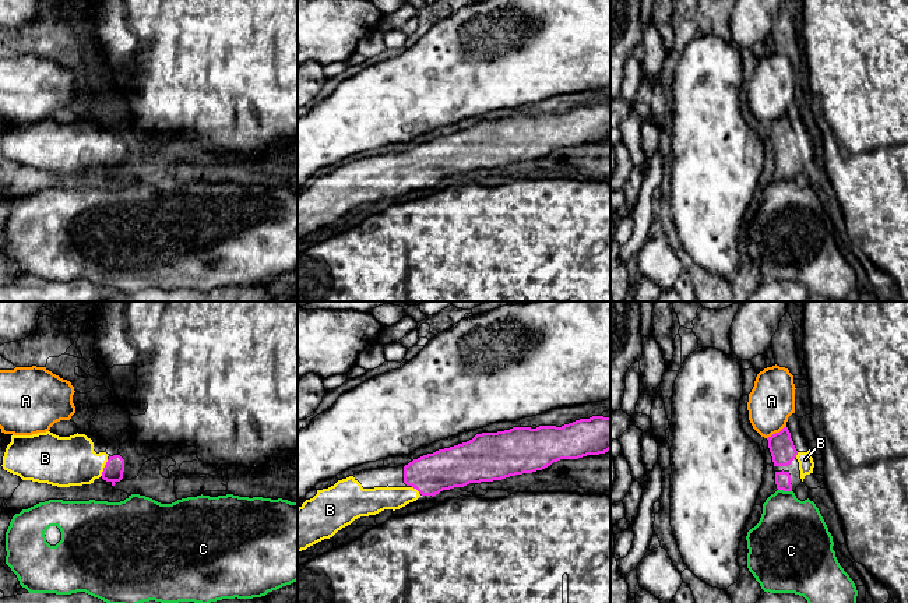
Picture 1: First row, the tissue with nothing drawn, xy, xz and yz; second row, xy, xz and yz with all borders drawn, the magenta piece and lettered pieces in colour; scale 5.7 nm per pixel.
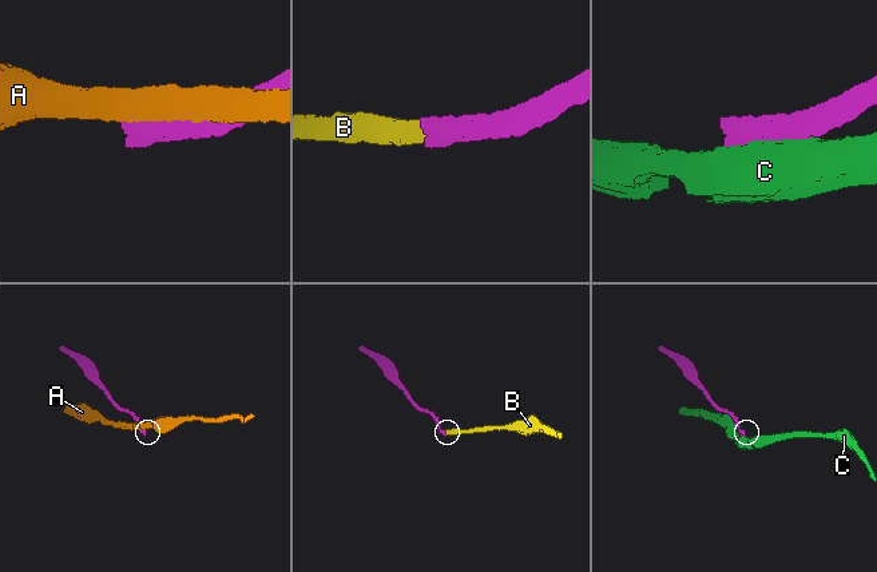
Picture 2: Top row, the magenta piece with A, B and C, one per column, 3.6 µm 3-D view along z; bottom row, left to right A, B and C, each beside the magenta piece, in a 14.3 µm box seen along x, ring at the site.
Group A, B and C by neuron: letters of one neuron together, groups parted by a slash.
A / B / C

